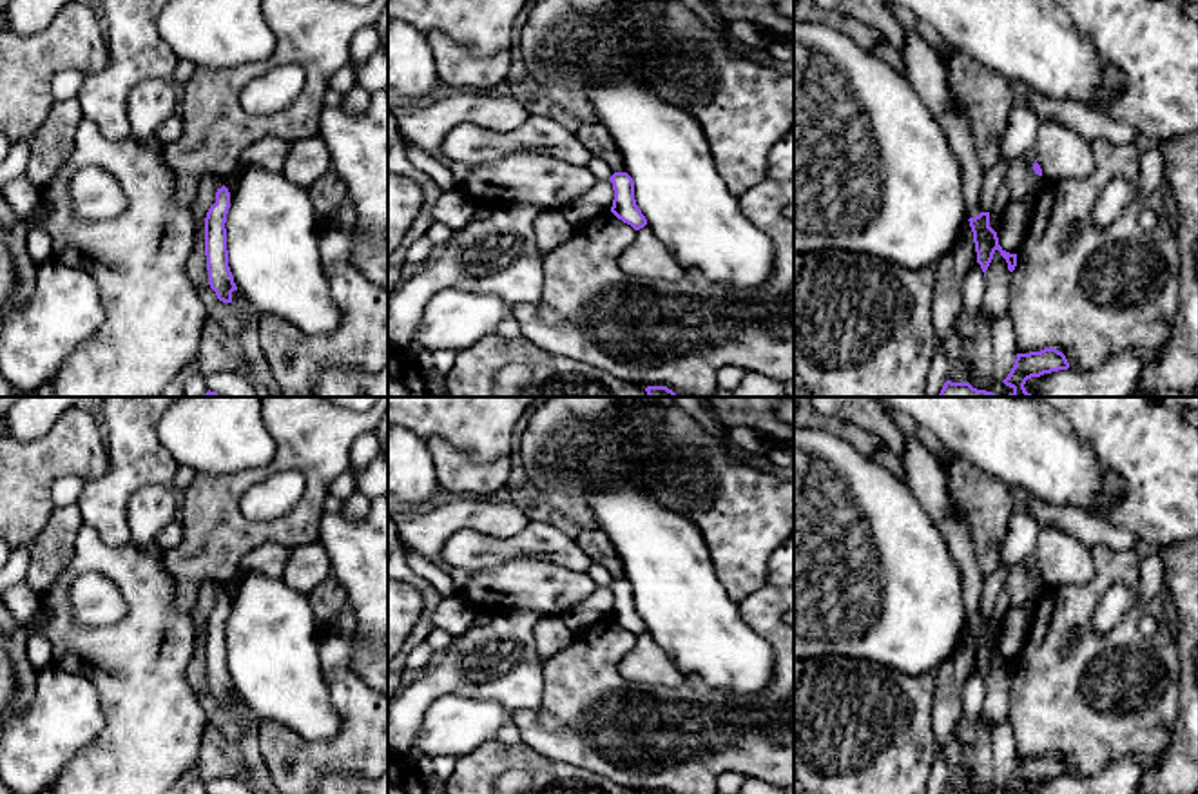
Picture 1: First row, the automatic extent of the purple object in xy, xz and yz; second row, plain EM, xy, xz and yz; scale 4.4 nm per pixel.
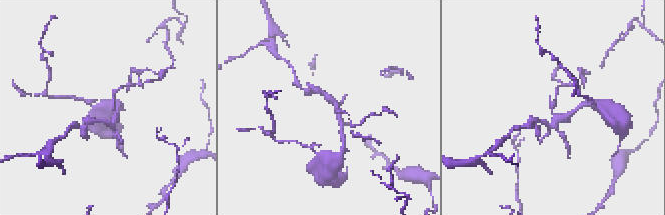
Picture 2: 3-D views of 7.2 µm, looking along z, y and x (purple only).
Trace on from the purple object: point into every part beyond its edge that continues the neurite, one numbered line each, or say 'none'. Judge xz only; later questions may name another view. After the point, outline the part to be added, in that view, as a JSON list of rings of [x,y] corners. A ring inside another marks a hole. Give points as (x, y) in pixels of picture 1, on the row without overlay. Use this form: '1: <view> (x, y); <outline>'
none

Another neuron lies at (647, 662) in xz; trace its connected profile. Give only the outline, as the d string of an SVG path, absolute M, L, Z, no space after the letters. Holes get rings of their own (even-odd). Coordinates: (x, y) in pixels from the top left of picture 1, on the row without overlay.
M649 631L636 636L634 649L620 662L618 671L625 680L647 685L676 687L683 682L683 673Z

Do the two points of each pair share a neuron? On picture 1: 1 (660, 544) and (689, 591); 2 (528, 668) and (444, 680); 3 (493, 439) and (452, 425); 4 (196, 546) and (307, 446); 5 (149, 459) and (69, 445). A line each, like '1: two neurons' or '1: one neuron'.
1: one neuron
2: one neuron
3: one neuron
4: one neuron
5: two neurons

